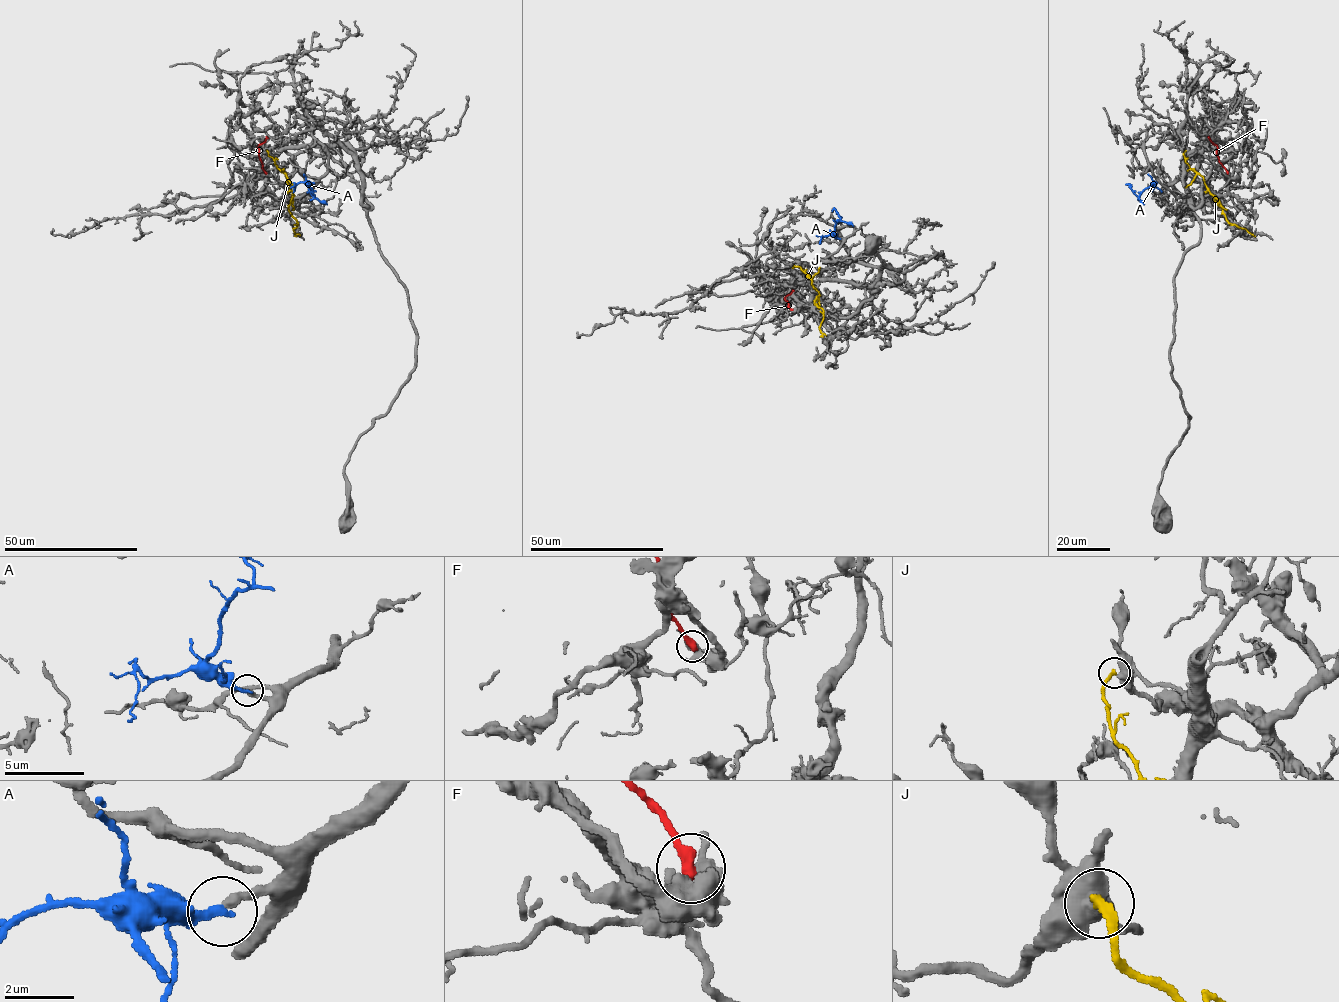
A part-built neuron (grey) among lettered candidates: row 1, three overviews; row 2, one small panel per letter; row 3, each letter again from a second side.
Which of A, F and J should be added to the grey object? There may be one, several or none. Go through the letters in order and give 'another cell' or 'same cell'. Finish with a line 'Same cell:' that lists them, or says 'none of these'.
A: same cell
F: another cell
J: another cell
Same cell: A

